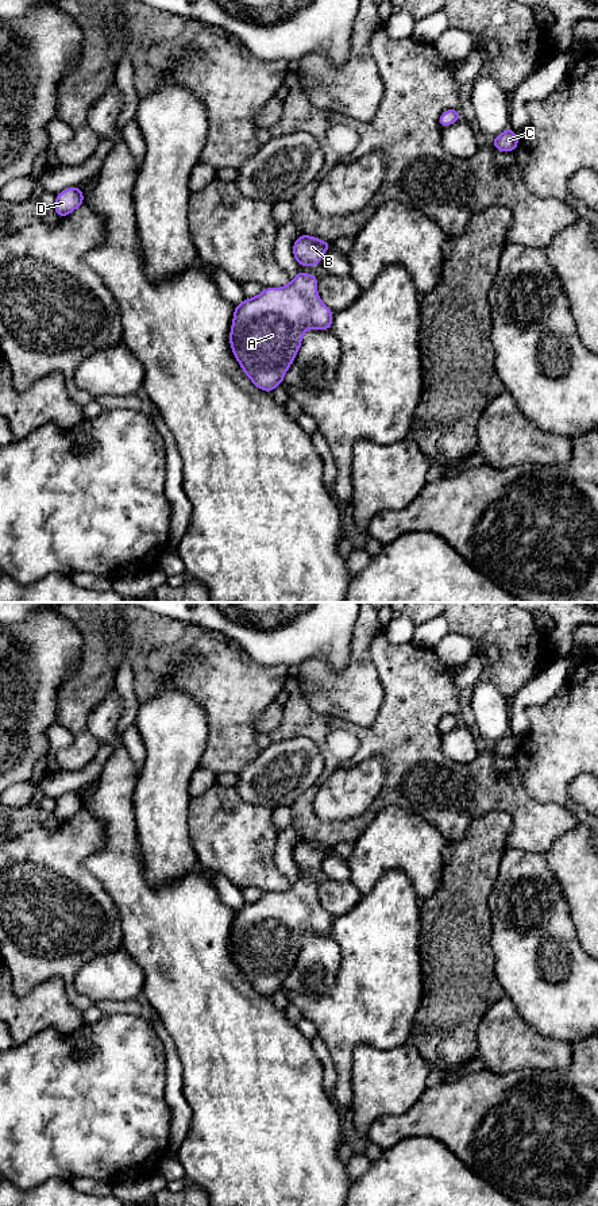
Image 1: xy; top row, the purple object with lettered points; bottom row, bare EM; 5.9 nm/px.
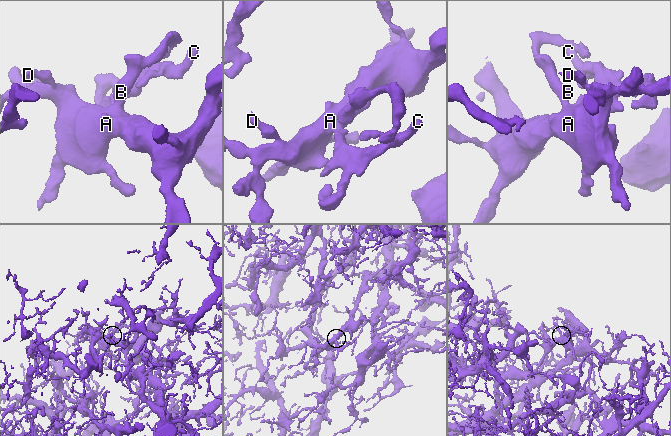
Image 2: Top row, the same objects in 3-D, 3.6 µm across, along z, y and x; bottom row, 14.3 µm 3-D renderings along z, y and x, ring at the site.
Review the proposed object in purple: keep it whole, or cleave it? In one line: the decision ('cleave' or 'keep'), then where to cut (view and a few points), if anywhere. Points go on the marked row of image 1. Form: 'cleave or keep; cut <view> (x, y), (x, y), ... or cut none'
keep; cut none

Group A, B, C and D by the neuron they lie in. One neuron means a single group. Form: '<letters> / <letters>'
A B C D

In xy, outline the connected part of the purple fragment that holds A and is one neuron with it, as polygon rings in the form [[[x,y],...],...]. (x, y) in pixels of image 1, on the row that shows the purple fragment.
[[[297,271],[285,286],[265,288],[258,296],[235,305],[229,343],[232,354],[252,384],[271,393],[283,384],[283,375],[294,361],[309,328],[331,330],[333,312],[317,294],[319,277]]]

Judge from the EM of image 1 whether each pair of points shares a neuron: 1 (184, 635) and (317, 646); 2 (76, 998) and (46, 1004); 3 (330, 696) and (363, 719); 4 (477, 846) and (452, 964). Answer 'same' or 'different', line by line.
1: different
2: different
3: same
4: same

